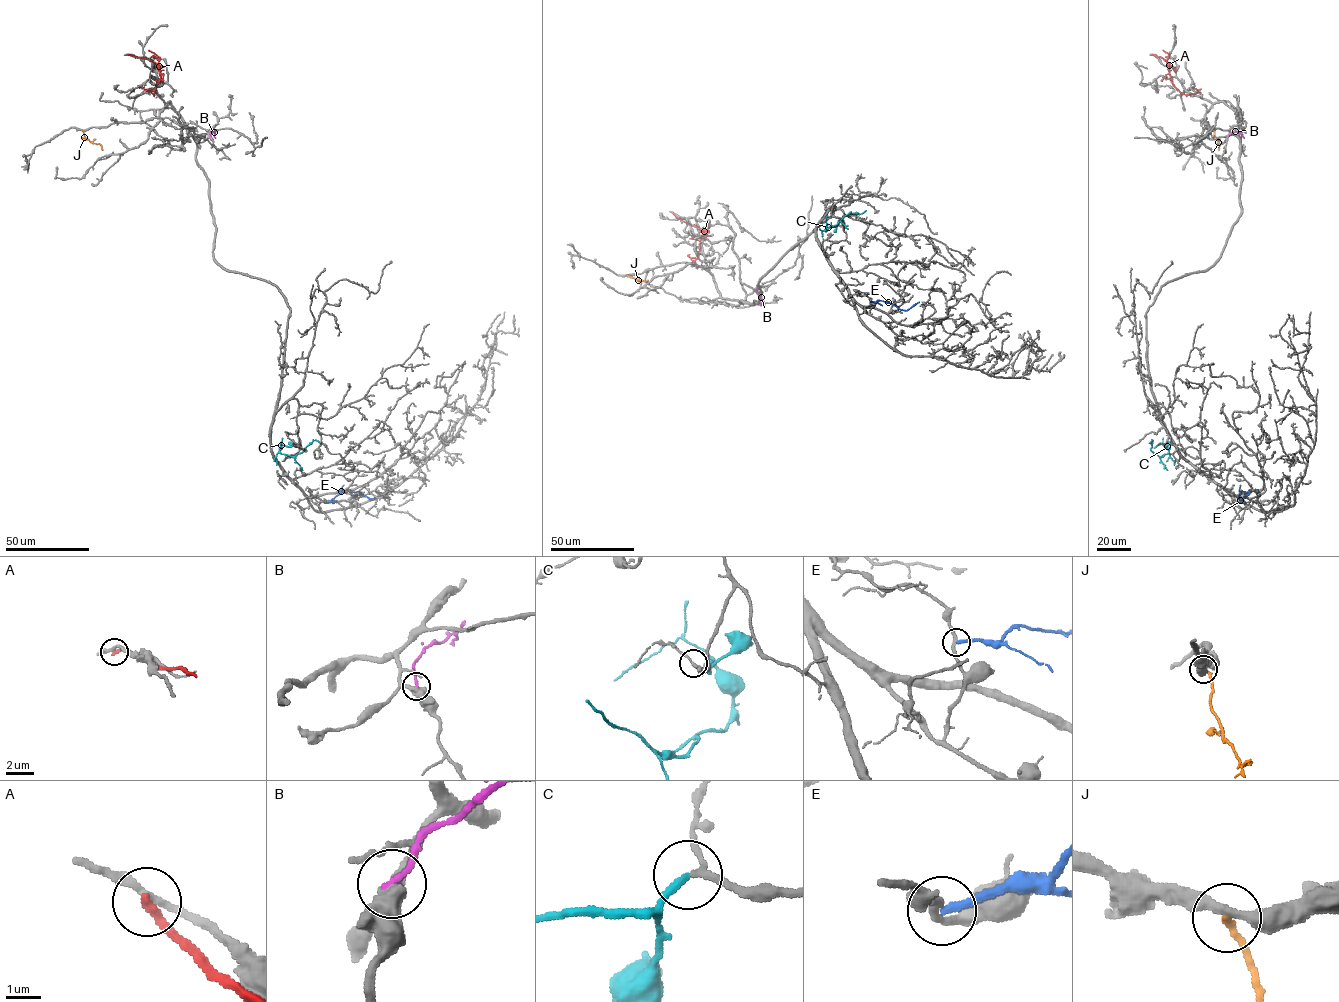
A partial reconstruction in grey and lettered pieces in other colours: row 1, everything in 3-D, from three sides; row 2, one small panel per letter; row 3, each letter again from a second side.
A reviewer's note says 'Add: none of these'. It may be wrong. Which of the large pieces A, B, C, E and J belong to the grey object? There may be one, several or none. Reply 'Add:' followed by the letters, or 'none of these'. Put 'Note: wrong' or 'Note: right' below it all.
Add: C
Note: wrong

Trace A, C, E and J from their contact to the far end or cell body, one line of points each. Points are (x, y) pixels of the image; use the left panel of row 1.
A: (127, 54), (149, 59), (158, 67), (160, 78), (154, 94), (144, 86)
C: (292, 445), (282, 445), (280, 452), (294, 457), (313, 440), (321, 443)
E: (325, 502), (346, 491), (359, 491), (373, 499)
J: (82, 130), (86, 138), (99, 144), (102, 150)

